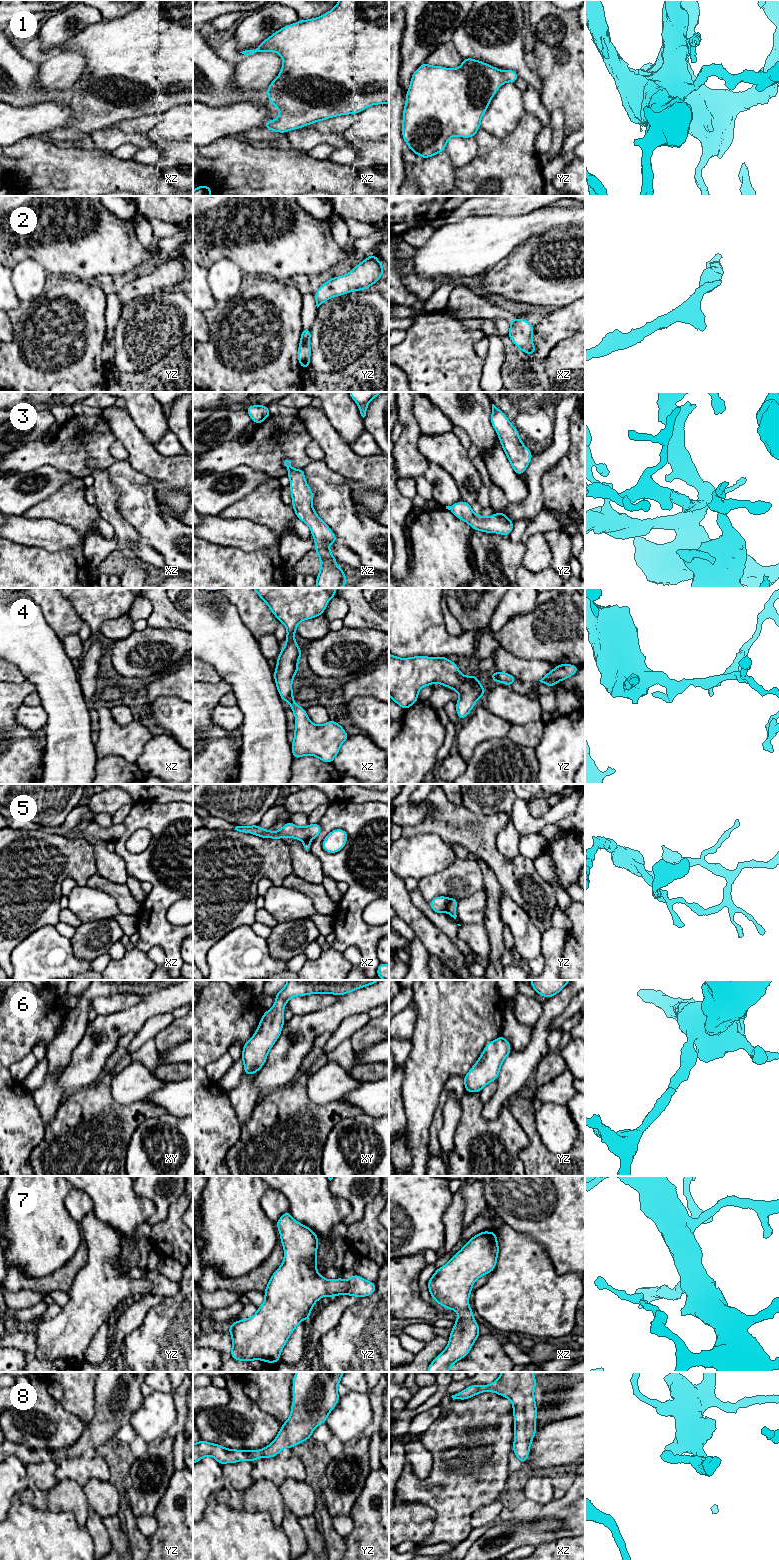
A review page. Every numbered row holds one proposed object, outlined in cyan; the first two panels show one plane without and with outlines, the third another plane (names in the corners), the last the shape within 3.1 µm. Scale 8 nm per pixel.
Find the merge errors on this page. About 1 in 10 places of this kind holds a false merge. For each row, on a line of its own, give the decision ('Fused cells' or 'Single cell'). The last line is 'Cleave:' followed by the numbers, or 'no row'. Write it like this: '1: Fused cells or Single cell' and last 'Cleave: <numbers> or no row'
1: Single cell
2: Single cell
3: Single cell
4: Single cell
5: Fused cells
6: Single cell
7: Single cell
8: Single cell
Cleave: 5

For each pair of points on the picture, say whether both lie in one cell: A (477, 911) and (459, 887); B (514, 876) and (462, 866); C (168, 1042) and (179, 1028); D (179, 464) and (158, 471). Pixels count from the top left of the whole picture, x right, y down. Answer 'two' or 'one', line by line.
A: two
B: two
C: one
D: one

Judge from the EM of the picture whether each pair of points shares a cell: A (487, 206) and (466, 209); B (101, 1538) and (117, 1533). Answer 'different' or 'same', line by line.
A: same
B: different

